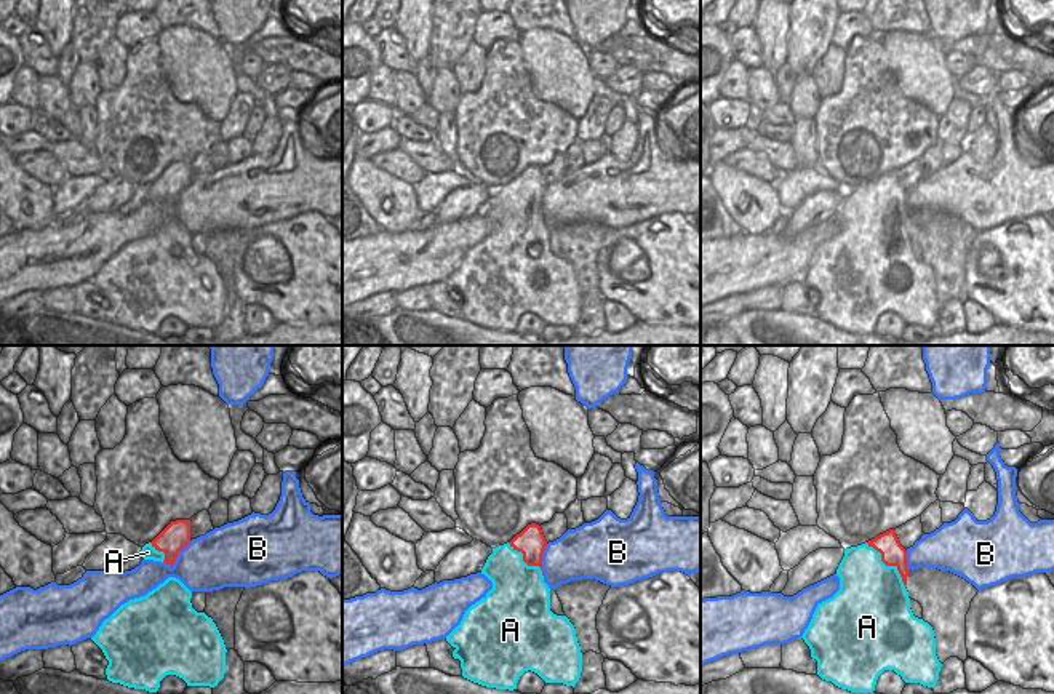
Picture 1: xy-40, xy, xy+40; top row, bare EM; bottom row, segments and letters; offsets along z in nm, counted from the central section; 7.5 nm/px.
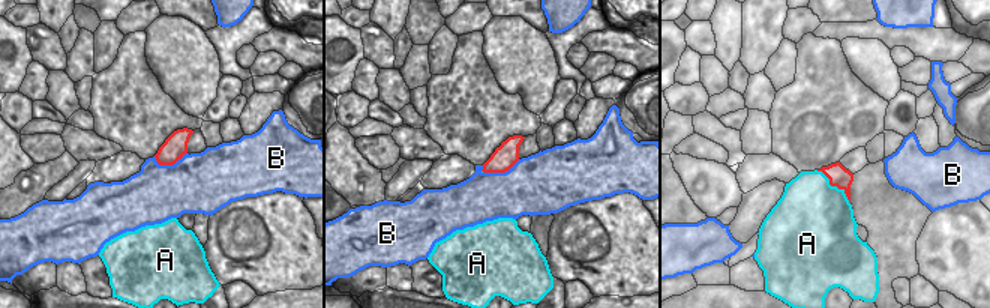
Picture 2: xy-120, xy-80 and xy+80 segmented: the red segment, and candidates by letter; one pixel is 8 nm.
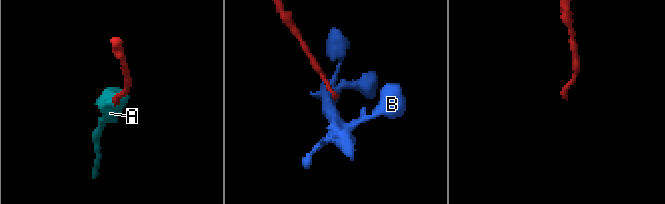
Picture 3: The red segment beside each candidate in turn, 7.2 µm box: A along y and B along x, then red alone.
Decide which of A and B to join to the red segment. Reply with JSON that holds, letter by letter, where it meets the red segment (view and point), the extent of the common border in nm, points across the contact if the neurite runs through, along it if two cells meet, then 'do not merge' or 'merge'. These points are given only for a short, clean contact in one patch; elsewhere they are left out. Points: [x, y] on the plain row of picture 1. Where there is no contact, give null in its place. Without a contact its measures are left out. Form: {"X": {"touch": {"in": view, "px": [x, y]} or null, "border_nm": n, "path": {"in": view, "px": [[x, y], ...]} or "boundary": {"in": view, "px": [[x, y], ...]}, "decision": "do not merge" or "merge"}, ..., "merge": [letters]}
{"A": {"touch": {"in": "xy+40", "px": [888, 207]}, "border_nm": 440, "path": {"in": "xy+40", "px": [[893, 195], [888, 207], [872, 235]]}, "decision": "merge"}, "B": {"touch": {"in": "xy-40", "px": [176, 199]}, "border_nm": 280, "decision": "do not merge"}, "merge": ["A"]}

